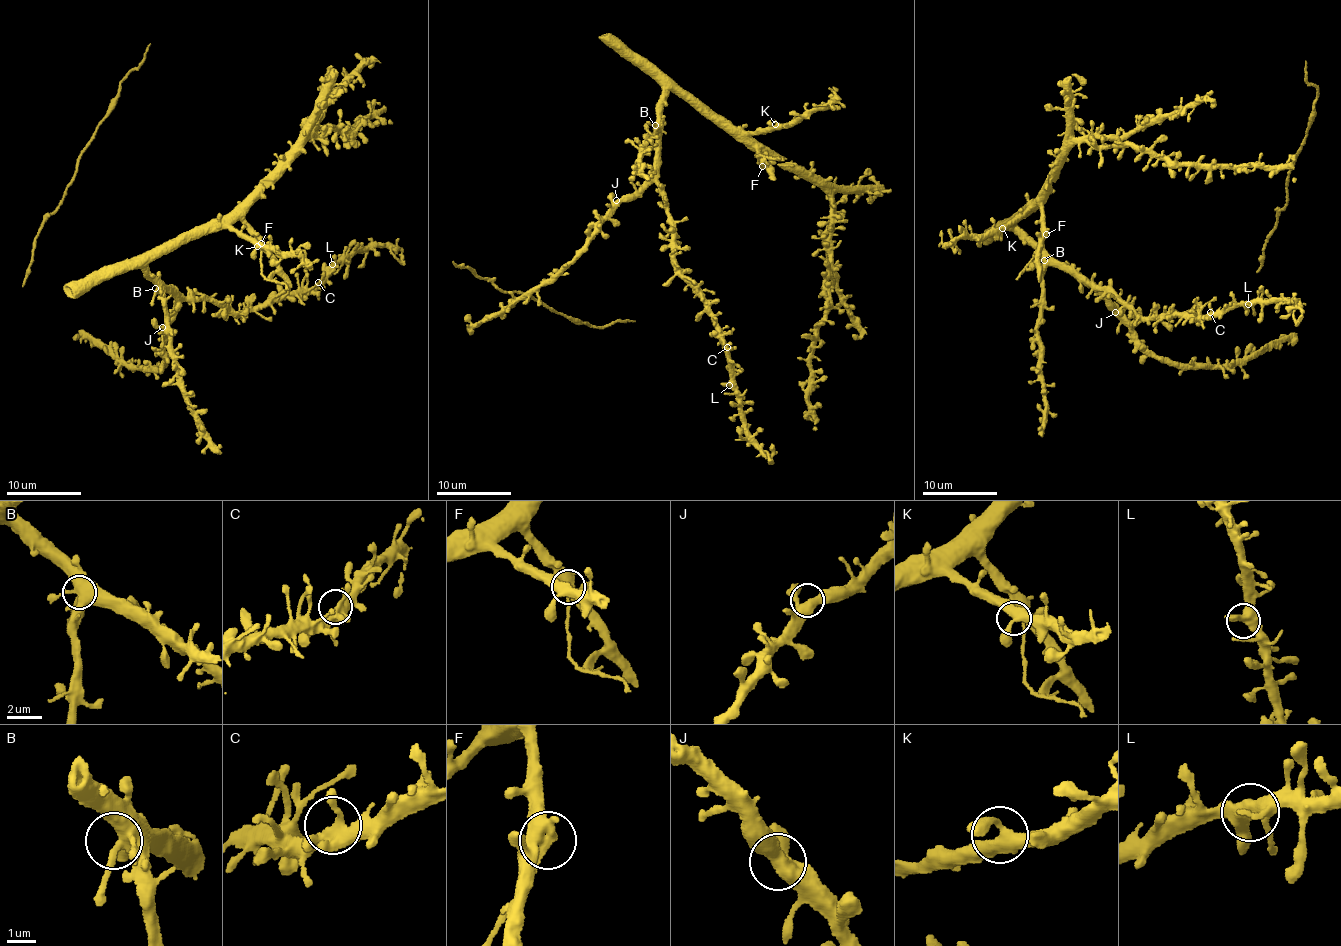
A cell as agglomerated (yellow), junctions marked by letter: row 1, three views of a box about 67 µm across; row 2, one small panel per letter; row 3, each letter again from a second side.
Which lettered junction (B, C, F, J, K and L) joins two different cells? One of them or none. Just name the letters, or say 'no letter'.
F

